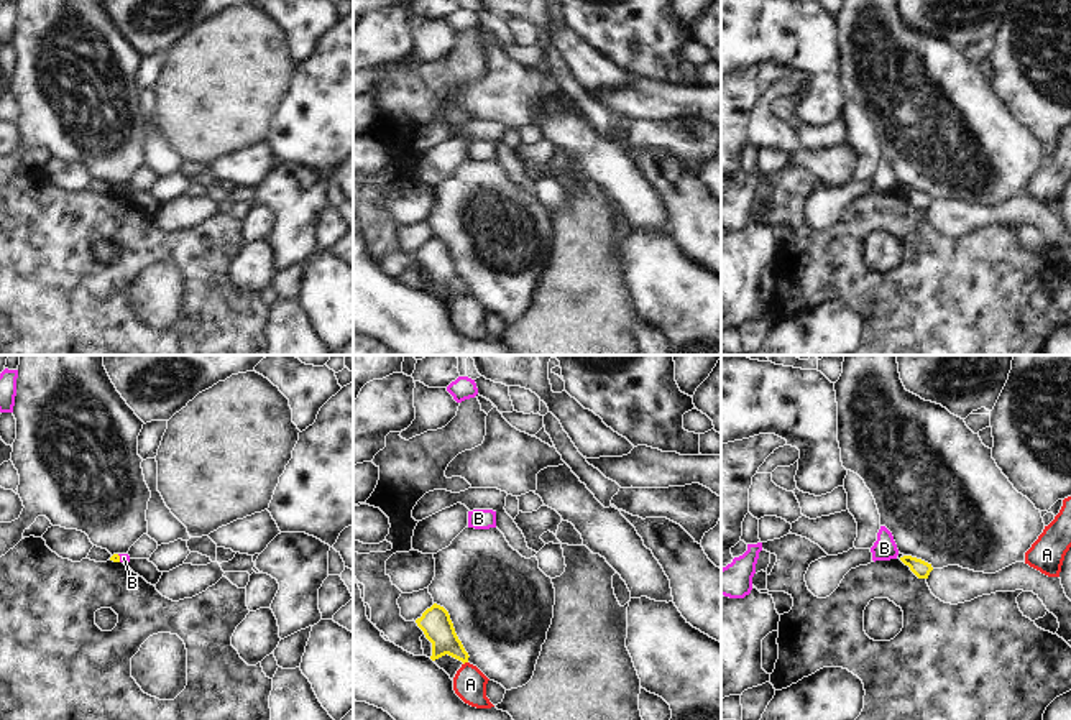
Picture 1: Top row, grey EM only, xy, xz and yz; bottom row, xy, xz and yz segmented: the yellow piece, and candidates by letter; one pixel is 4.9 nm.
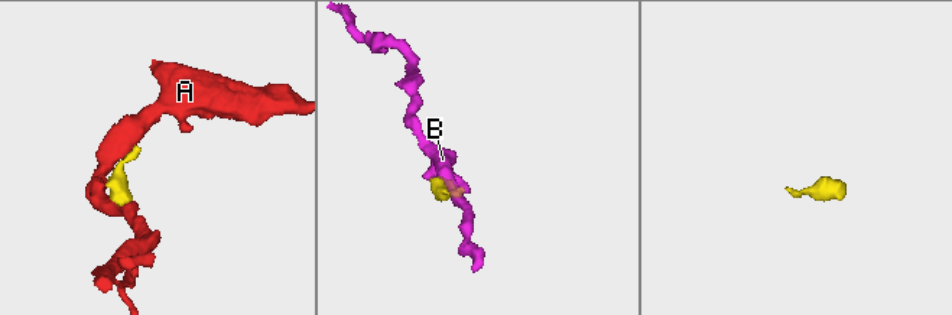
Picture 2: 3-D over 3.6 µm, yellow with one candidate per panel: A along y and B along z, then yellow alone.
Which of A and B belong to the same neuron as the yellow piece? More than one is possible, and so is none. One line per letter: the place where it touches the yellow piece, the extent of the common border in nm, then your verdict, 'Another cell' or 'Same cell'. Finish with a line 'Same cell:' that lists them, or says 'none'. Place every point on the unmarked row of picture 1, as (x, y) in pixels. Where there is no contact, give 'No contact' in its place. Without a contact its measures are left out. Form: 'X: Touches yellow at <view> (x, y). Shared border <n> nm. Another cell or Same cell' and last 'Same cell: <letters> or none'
A: Touches yellow at xz (465, 293). Shared border 30 nm. Another cell
B: Touches yellow at xy (119, 189). Shared border 40 nm. Another cell
Same cell: none.

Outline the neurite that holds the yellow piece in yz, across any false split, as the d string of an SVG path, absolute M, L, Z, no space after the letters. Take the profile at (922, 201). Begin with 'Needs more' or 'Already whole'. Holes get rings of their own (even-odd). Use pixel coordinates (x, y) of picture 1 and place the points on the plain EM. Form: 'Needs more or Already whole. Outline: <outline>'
Already whole. Outline: M903 187L900 192L910 199L910 202L918 209L918 210L928 210L930 204L933 202L931 196L912 189L912 187Z

